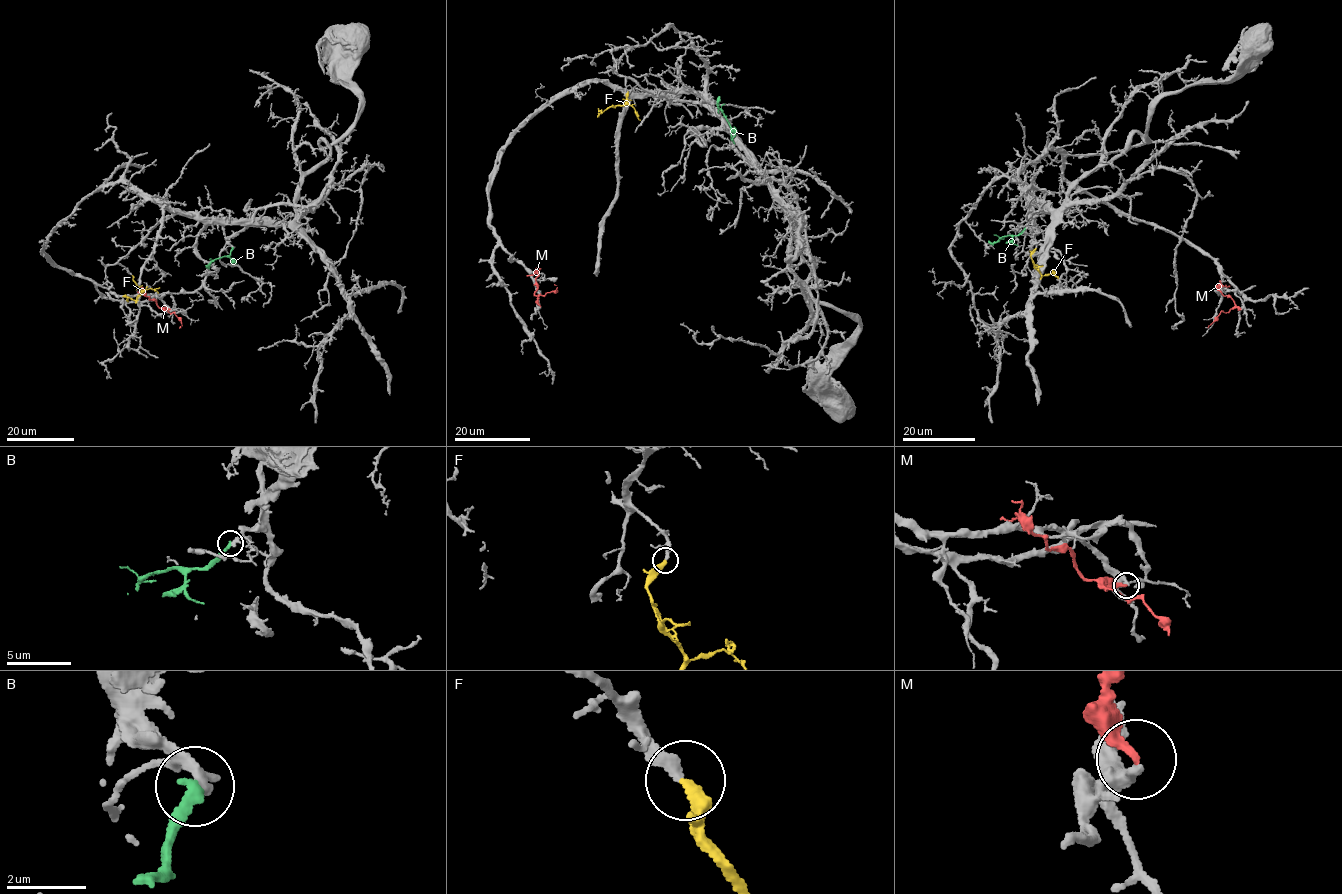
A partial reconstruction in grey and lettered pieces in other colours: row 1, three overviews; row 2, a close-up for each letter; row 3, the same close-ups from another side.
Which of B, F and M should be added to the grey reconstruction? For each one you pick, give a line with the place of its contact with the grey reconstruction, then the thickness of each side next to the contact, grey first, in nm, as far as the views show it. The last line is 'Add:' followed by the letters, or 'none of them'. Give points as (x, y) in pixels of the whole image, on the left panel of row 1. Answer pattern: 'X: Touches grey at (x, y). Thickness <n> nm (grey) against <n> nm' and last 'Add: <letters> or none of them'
B: Touches grey at (232, 247). Thickness 280 nm (grey) against 280 nm
F: Touches grey at (132, 275). Thickness 280 nm (grey) against 360 nm
Add: B, F

